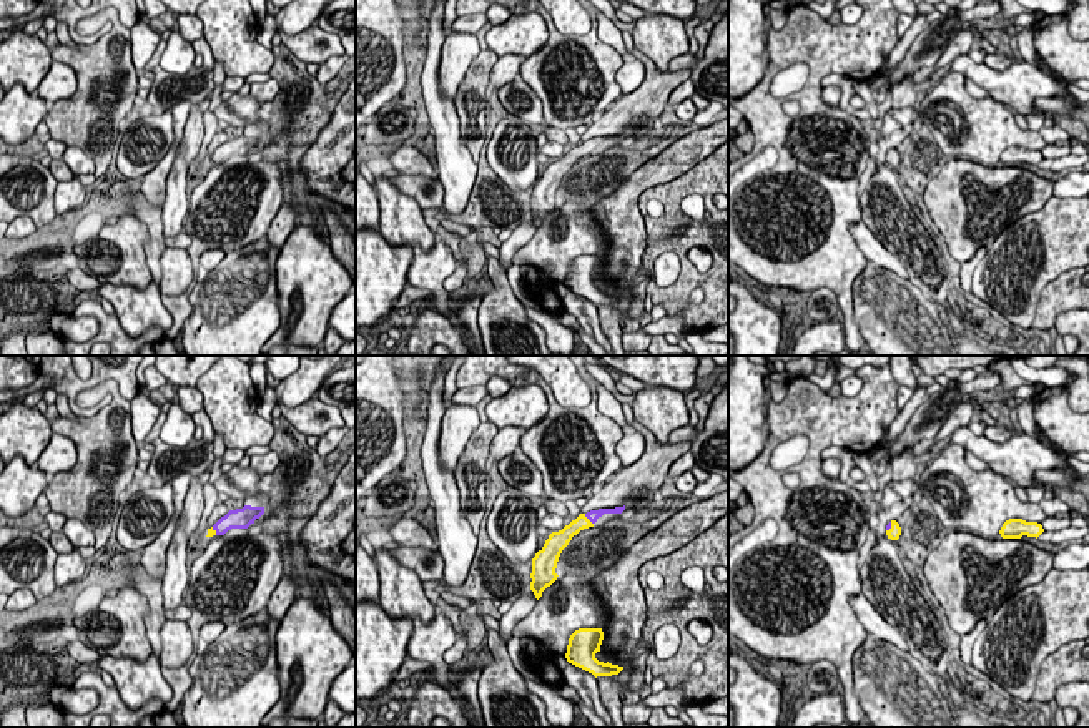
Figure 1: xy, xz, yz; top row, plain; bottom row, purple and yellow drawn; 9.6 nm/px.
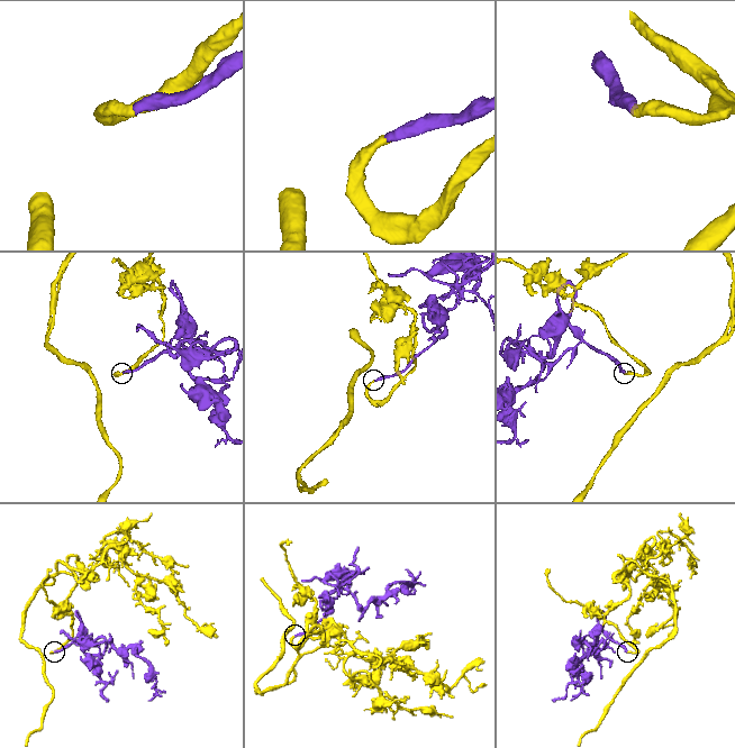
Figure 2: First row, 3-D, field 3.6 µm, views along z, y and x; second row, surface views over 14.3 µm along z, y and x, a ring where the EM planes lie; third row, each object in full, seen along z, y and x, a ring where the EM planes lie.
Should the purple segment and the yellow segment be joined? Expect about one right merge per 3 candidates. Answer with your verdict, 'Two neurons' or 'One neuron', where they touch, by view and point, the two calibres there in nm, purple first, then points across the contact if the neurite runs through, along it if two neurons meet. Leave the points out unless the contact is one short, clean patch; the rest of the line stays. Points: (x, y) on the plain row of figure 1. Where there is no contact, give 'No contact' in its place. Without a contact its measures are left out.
One neuron. Touches purple at xz (587, 145). Thickness 120 nm (purple) against 140 nm. Path across: xz (592, 143), (587, 145), (581, 150)

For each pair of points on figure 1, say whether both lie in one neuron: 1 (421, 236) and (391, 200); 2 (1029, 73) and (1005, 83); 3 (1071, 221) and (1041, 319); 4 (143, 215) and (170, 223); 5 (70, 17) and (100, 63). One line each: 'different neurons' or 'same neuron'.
1: same neuron
2: same neuron
3: different neurons
4: different neurons
5: different neurons

